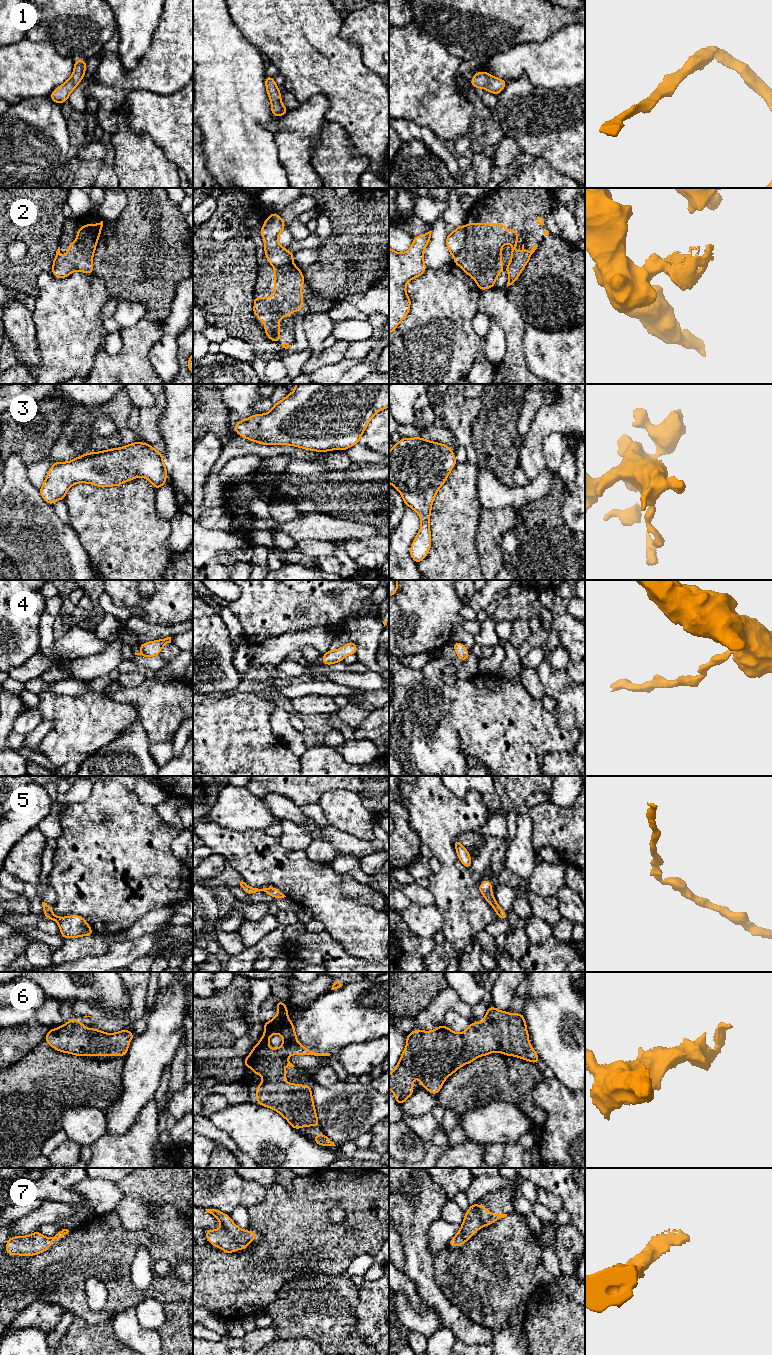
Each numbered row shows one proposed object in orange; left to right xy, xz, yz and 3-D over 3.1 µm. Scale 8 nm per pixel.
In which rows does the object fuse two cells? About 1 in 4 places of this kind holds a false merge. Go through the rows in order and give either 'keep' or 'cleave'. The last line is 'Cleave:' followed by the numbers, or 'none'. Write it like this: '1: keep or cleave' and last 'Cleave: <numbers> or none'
1: keep
2: cleave
3: keep
4: keep
5: keep
6: keep
7: keep
Cleave: 2

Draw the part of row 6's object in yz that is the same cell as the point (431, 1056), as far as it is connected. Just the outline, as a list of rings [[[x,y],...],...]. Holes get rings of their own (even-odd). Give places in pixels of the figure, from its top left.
[[[494,1006],[488,1007],[482,1024],[478,1021],[470,1023],[462,1033],[456,1033],[445,1025],[440,1025],[433,1031],[414,1030],[407,1035],[406,1041],[407,1044],[397,1066],[389,1074],[389,1089],[399,1105],[414,1093],[415,1077],[420,1080],[423,1088],[436,1095],[448,1076],[464,1064],[472,1063],[478,1056],[488,1056],[490,1052],[519,1057],[534,1064],[540,1059],[529,1043],[523,1013],[509,1014],[508,1011],[499,1011]]]

